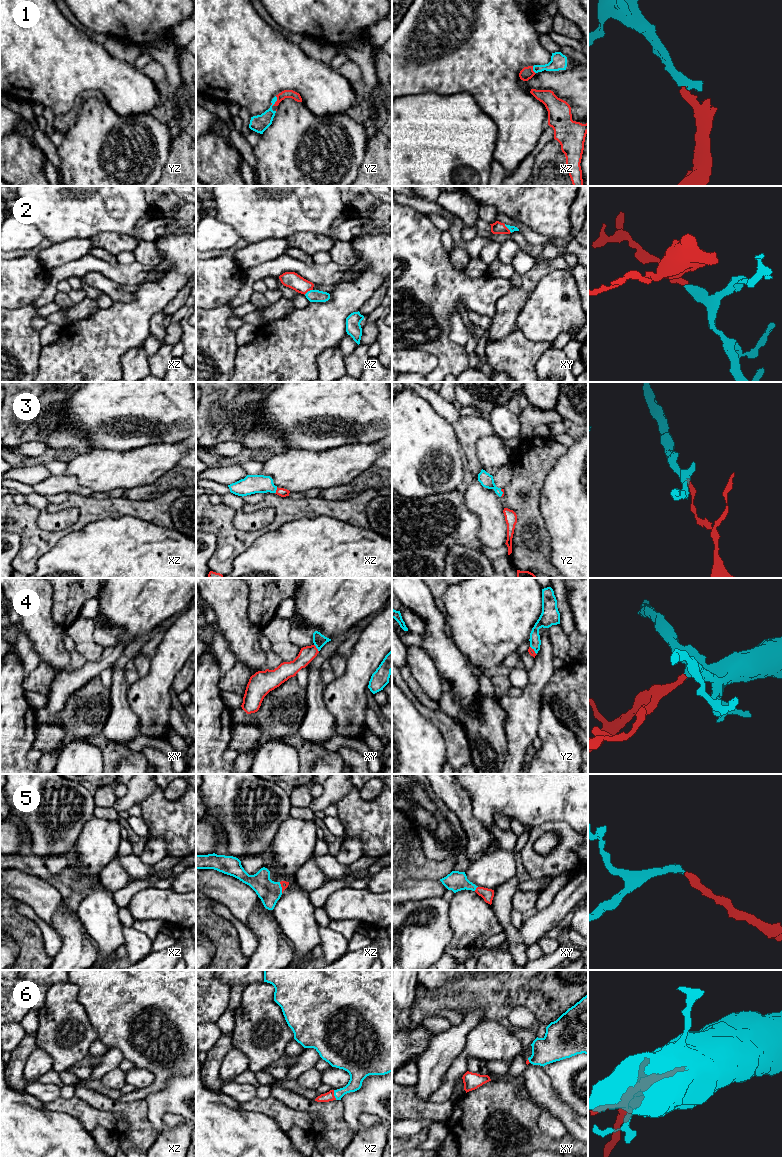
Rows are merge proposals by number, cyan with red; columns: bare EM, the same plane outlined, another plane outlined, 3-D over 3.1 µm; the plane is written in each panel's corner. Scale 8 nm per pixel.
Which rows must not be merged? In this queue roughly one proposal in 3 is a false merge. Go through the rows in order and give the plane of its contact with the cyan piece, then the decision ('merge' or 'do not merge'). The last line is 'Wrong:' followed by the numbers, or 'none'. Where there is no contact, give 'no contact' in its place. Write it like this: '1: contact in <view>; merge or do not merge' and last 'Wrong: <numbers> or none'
1: contact in yz; merge
2: contact in xz; merge
3: contact in xz; merge
4: contact in xy; merge
5: contact in xz; merge
6: contact in xz; merge
Wrong: none

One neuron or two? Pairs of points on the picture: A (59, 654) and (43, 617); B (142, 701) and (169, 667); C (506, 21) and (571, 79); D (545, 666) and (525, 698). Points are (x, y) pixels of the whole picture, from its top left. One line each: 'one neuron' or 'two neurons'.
A: one neuron
B: one neuron
C: two neurons
D: one neuron

